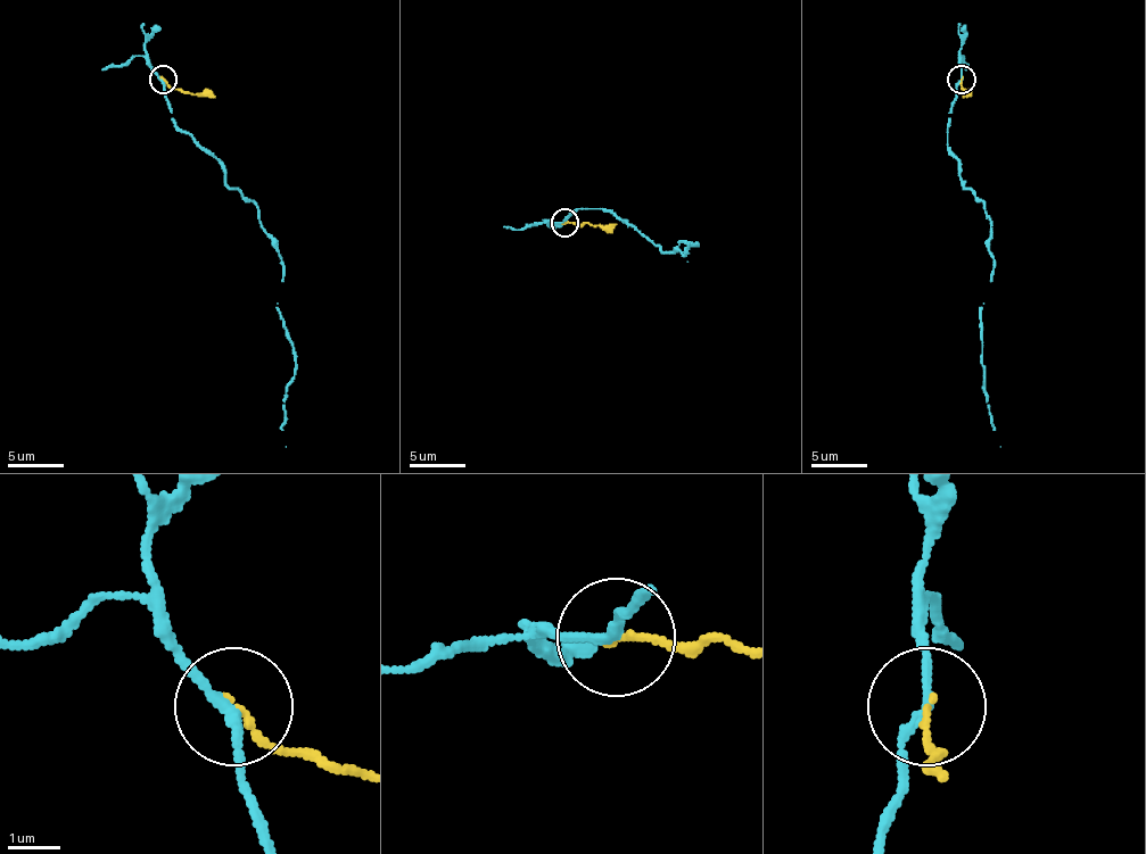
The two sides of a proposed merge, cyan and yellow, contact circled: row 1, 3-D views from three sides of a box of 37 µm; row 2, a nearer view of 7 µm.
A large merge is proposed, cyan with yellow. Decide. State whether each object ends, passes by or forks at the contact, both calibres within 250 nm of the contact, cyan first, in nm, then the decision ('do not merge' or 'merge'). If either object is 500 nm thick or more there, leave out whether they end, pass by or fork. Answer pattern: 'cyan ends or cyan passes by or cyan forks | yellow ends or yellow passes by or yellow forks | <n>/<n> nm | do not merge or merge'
cyan passes by | yellow ends | 170/120 nm | do not merge

